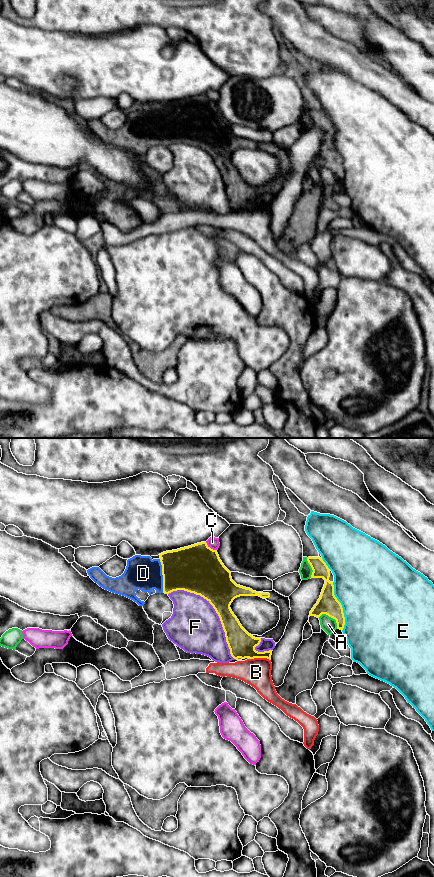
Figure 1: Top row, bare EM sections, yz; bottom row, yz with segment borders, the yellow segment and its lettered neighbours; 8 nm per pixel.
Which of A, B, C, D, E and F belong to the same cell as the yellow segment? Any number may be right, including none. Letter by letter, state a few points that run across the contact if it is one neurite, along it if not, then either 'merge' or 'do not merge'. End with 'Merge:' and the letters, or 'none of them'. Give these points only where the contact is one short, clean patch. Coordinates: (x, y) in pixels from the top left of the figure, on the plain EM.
A: do not merge
B: do not merge
C: do not merge
D: merge
E: do not merge
F: do not merge
Merge: D

